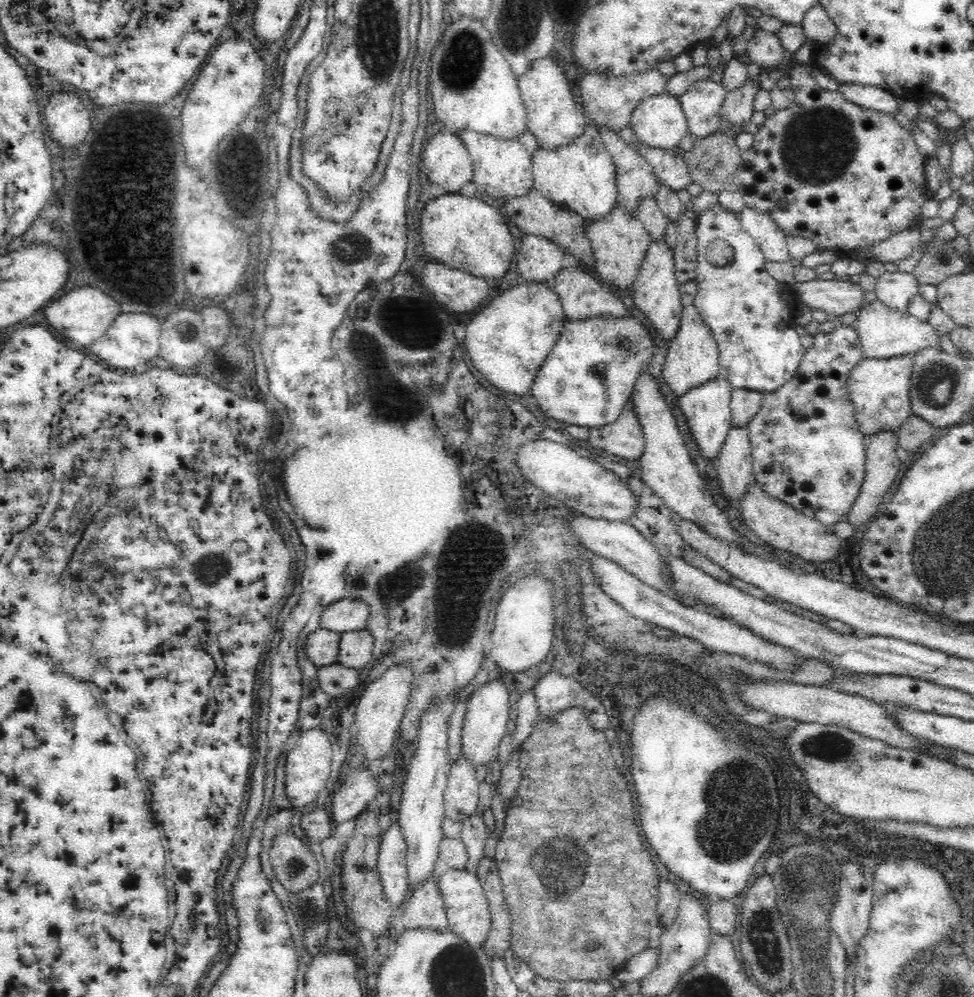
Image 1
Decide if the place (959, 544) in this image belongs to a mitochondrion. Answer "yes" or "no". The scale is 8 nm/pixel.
yes

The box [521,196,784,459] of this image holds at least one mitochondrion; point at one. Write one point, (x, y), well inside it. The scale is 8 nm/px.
(627, 344)

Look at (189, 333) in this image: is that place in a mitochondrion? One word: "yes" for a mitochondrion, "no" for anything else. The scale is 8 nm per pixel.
no

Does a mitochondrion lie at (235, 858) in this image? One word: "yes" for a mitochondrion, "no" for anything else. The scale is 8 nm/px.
no

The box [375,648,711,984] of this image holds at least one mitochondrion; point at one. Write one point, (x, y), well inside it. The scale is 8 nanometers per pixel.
(550, 858)

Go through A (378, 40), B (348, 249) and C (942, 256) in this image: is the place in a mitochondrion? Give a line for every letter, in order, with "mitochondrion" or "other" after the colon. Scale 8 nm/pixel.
A: mitochondrion
B: mitochondrion
C: mitochondrion

